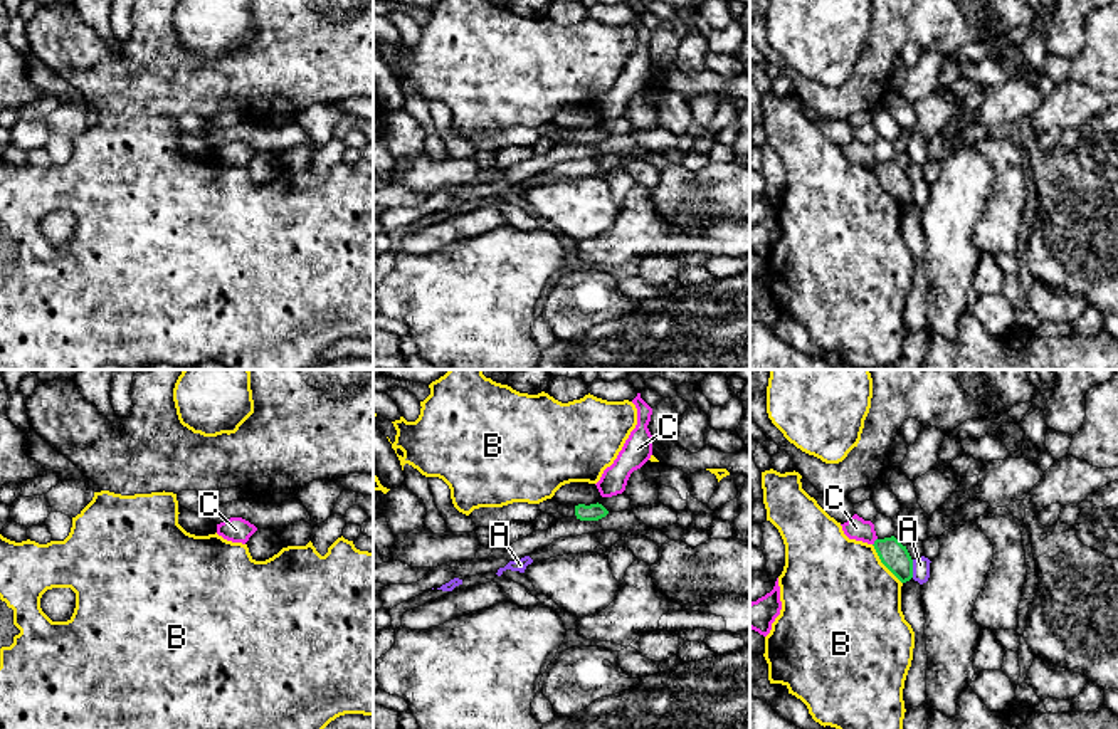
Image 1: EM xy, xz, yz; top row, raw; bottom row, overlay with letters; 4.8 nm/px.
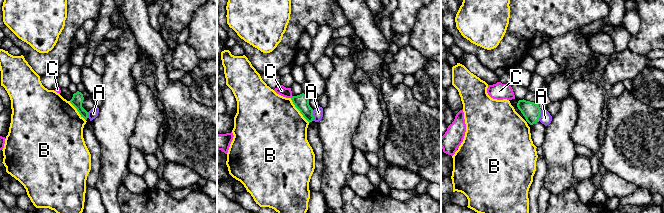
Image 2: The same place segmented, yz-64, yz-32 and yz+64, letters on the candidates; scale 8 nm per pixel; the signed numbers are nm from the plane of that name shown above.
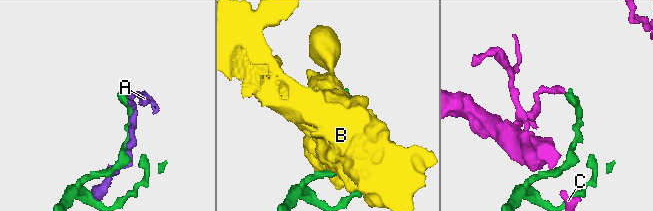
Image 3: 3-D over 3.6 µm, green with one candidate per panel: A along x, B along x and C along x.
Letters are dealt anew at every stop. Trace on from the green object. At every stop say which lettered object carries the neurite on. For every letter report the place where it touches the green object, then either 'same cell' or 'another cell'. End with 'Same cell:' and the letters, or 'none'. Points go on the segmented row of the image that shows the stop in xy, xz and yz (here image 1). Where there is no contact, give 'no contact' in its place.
A: meets green in yz at (912, 568); another cell
B: meets green in yz at (883, 563); another cell
C: meets green in yz at (875, 541); another cell
Same cell: none

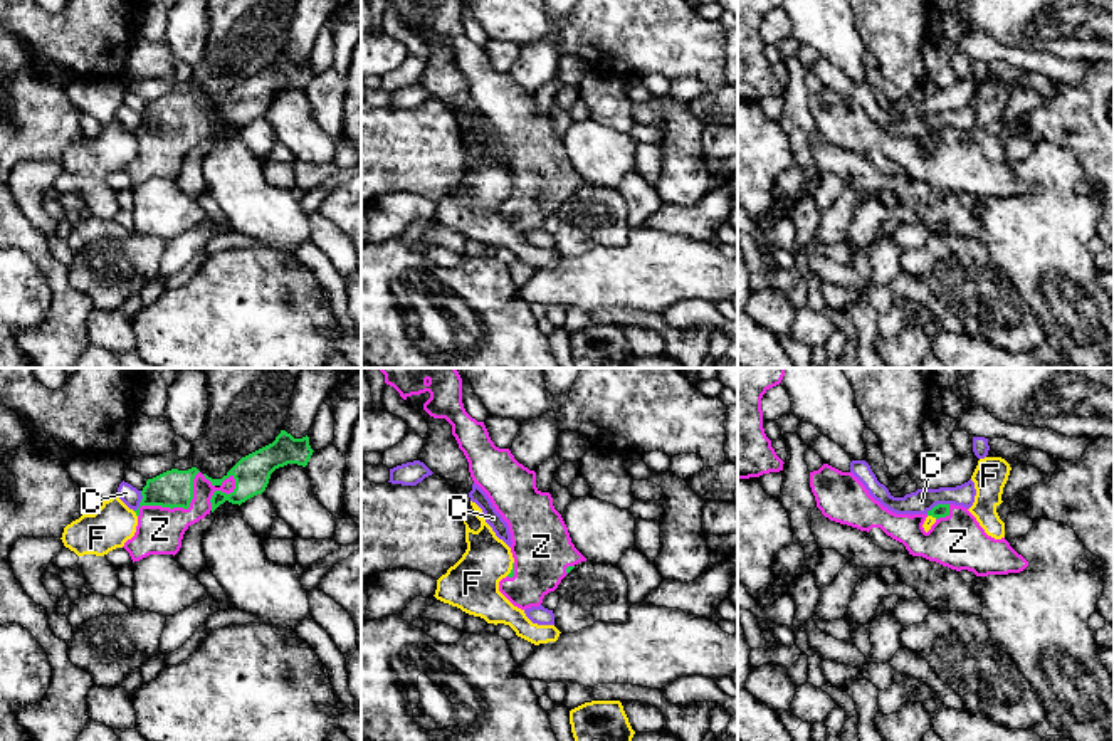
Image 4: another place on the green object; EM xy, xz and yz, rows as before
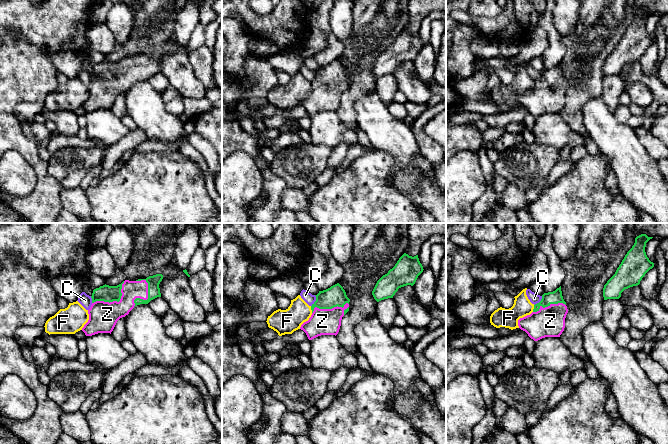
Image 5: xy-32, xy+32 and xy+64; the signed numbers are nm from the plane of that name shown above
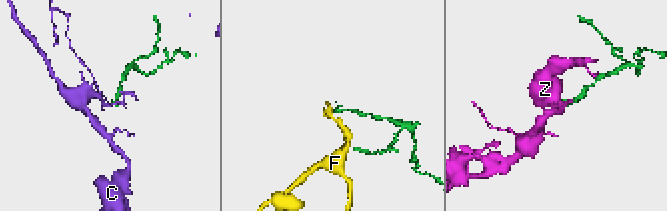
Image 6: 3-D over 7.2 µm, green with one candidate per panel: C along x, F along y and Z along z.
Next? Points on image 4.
C: meets green in yz at (938, 504); another cell
F: meets green in xy at (136, 515); another cell
Z: meets green in xy at (177, 506); same cell
Same cell: Z

